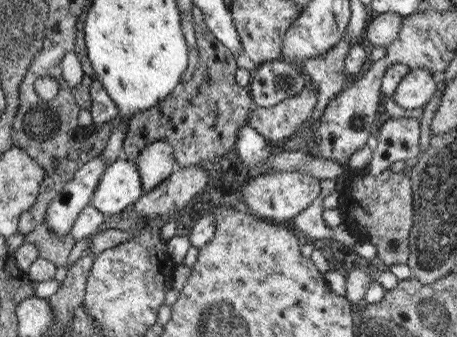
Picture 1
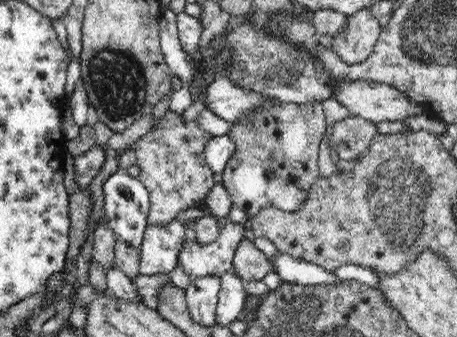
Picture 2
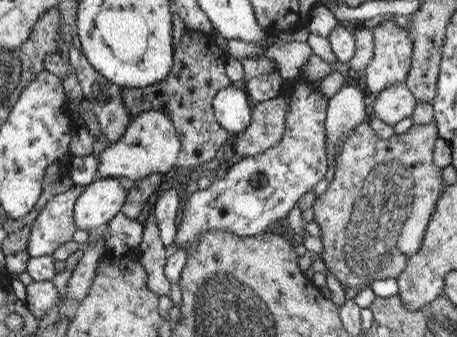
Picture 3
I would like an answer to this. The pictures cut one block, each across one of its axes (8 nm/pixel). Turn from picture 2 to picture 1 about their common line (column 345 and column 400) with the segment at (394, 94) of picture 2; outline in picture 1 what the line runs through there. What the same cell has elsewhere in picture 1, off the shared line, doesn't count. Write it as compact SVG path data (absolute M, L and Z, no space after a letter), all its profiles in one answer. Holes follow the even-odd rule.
M415 66L399 82L399 88L391 98L405 110L423 108L435 92L435 78L437 76L431 74L431 70Z

